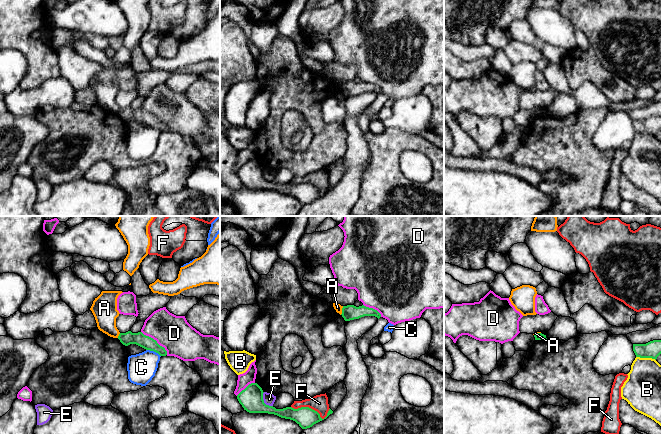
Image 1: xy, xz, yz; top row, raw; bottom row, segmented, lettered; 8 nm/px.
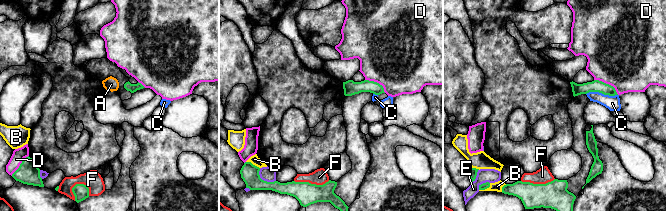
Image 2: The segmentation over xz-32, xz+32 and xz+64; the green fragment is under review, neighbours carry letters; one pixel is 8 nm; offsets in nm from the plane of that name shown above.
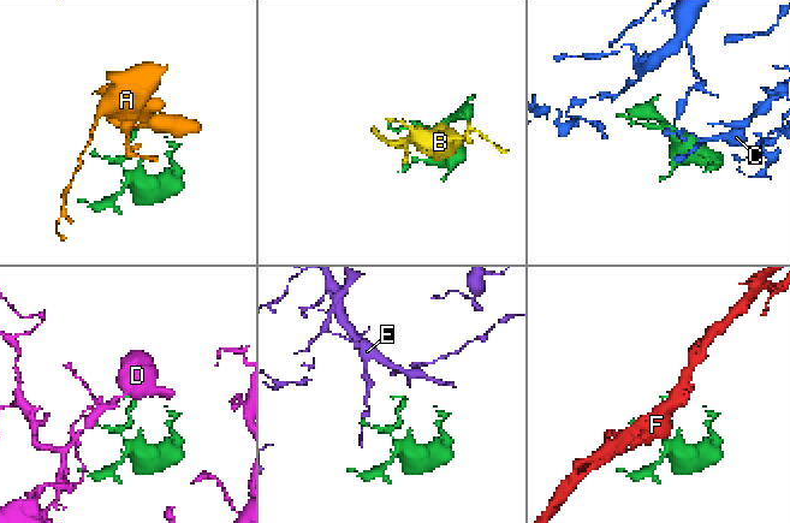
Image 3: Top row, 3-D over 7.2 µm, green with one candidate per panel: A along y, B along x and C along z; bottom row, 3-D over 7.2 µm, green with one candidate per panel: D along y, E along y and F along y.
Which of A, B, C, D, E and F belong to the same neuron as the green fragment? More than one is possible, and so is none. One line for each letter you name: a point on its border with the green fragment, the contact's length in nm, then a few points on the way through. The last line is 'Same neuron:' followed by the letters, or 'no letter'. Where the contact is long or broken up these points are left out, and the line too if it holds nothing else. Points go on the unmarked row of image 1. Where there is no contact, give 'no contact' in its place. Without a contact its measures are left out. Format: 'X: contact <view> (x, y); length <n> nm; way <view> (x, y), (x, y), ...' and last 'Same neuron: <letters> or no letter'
Same neuron: no letter

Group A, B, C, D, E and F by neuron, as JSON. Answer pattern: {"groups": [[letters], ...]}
{"groups": [["A"], ["B"], ["C"], ["D"], ["E"], ["F"]]}

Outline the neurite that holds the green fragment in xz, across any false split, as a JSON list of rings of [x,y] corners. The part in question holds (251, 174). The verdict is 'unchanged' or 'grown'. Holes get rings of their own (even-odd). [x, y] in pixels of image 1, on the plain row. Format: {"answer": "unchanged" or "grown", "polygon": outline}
{"answer": "unchanged", "polygon": [[[251,159],[237,171],[237,175],[244,186],[249,189],[274,190],[295,197],[302,205],[310,204],[324,196],[317,187],[309,183],[276,185],[266,181],[263,176],[263,169],[262,164],[257,159]]]}

